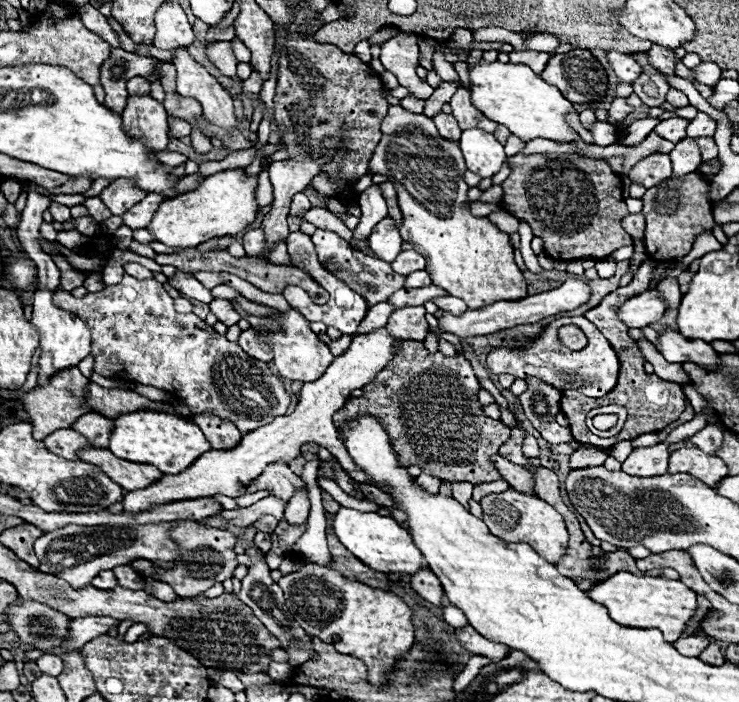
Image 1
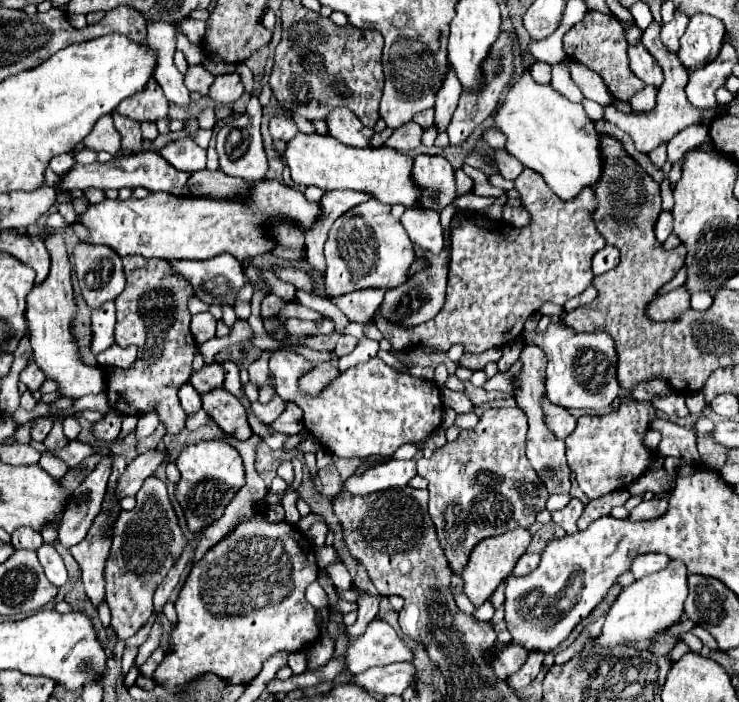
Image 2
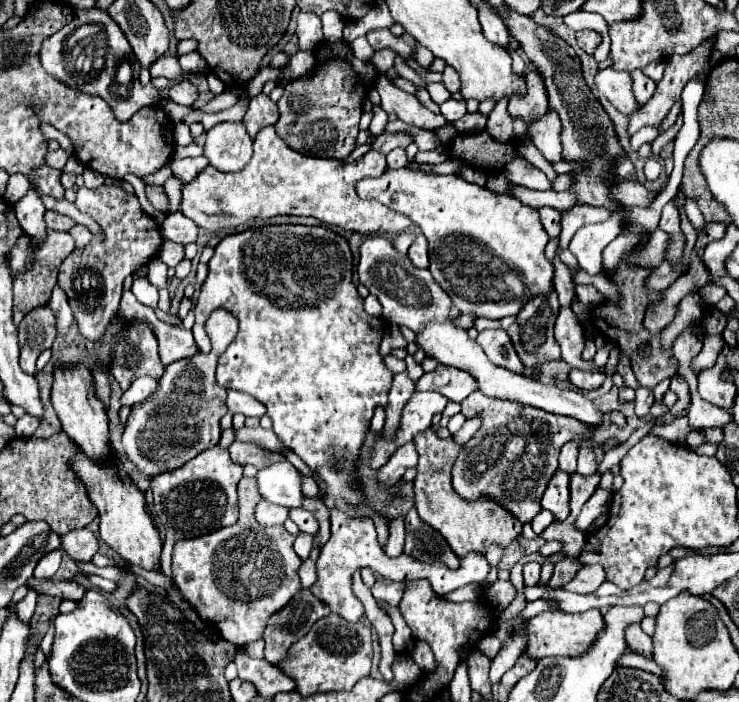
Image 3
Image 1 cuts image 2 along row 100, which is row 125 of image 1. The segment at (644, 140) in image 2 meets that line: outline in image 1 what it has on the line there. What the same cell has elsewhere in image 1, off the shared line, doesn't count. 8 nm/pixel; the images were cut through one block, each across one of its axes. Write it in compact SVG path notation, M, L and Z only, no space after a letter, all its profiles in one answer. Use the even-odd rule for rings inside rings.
M674 116L674 118L668 118L668 120L658 122L658 126L654 128L654 132L658 132L658 136L662 136L662 138L674 142L674 144L678 144L678 140L686 138L686 128L688 128L688 124L690 124L690 120L686 120L686 118L676 118L676 116Z

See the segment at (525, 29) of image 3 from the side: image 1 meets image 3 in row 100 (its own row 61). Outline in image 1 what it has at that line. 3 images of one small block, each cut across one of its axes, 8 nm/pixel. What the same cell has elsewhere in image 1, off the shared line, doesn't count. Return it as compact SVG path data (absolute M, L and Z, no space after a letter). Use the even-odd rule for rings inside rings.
M576 48L552 56L540 76L574 104L596 104L606 98L608 76L590 50Z

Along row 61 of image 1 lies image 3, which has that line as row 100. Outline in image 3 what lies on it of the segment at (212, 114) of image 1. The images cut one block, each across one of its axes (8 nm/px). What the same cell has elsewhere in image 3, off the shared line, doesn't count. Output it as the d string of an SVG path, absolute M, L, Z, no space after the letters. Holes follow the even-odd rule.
M182 80L182 82L176 82L170 90L168 90L168 98L178 102L178 104L184 104L184 106L192 106L192 102L198 98L198 90L192 82L188 80Z

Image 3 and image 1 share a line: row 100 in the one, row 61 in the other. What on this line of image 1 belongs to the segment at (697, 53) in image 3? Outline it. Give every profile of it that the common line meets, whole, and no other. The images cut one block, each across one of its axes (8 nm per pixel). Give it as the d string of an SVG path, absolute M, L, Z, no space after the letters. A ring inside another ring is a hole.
M652 46L648 52L648 62L656 68L656 70L660 70L660 72L664 72L664 74L674 74L674 64L676 64L676 54L672 52L672 50L666 50L666 48L660 48L660 46Z

